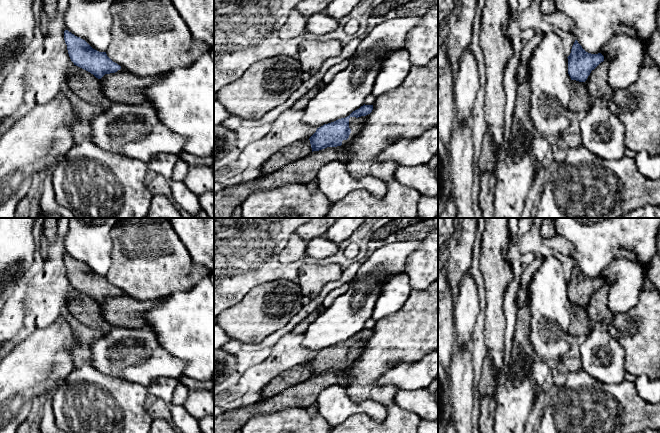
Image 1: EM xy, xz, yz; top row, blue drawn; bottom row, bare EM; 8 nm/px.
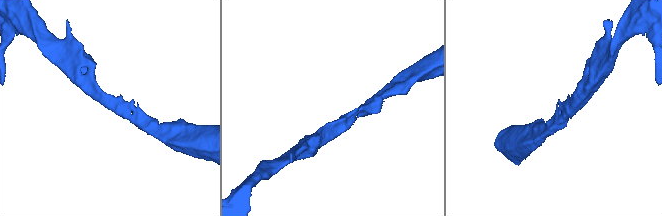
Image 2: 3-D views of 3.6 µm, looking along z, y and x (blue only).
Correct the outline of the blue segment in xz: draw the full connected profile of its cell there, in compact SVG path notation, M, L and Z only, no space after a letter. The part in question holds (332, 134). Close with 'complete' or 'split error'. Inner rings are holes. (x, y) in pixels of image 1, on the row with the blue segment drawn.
M363 105L349 116L317 128L309 138L312 152L327 147L337 147L349 144L358 134L361 125L366 121L365 116L373 110L373 105Z | split error

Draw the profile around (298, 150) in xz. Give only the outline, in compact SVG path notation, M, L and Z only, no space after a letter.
M309 138L293 143L288 147L283 148L280 152L272 156L262 165L262 174L269 174L281 169L287 164L297 161L309 154L312 148Z

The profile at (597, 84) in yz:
M604 60L587 78L586 87L589 94L595 99L608 102L614 95L614 90L608 82L609 63Z

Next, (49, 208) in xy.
M53 168L47 170L39 191L40 214L38 218L78 218L70 209L57 204L52 186Z

